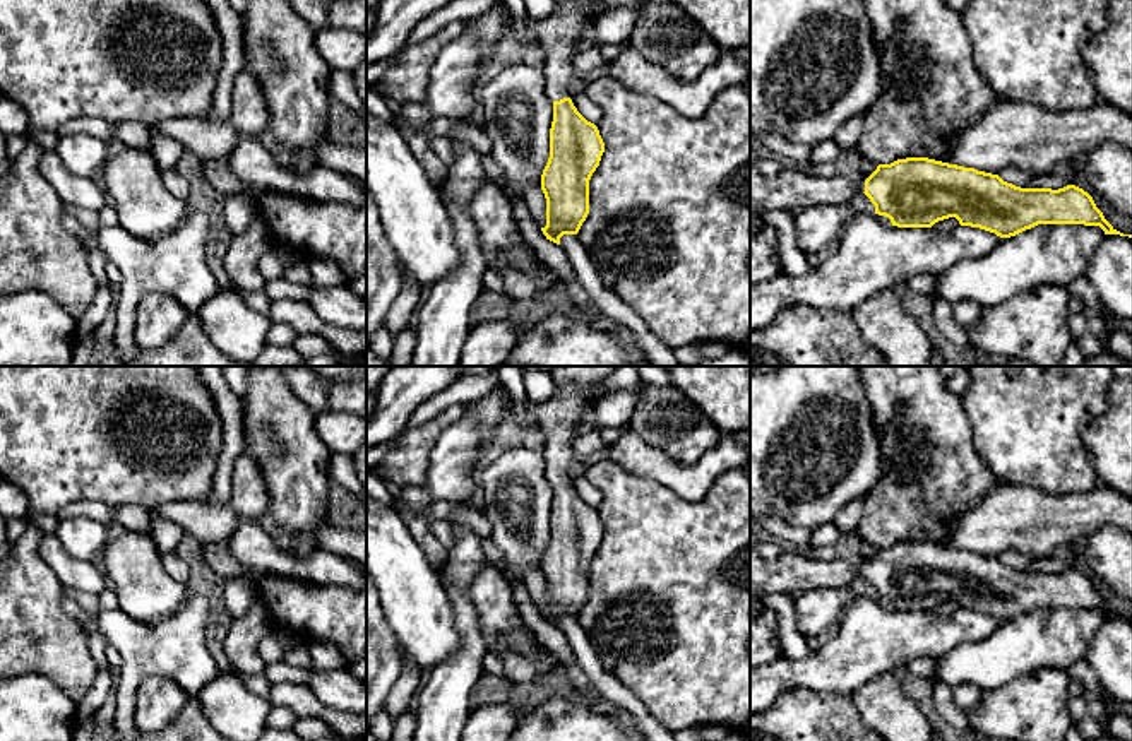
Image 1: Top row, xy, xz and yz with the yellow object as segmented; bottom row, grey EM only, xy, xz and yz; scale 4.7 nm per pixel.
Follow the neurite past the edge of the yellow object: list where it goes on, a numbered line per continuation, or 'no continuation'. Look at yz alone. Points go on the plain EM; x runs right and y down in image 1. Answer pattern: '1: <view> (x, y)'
1: yz (800, 570)

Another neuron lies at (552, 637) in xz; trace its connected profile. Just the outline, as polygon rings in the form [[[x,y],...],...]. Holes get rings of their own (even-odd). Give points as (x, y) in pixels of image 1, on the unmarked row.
[[[522,580],[510,582],[510,596],[519,611],[522,621],[534,631],[538,640],[546,647],[562,664],[565,674],[569,676],[572,686],[584,695],[601,697],[601,693],[594,688],[586,673],[577,666],[572,649],[563,635],[563,631],[553,625],[550,625],[534,601],[527,592],[527,587]]]

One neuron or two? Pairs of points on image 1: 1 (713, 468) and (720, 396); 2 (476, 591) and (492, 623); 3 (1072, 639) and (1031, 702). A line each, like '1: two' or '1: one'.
1: two
2: one
3: two

